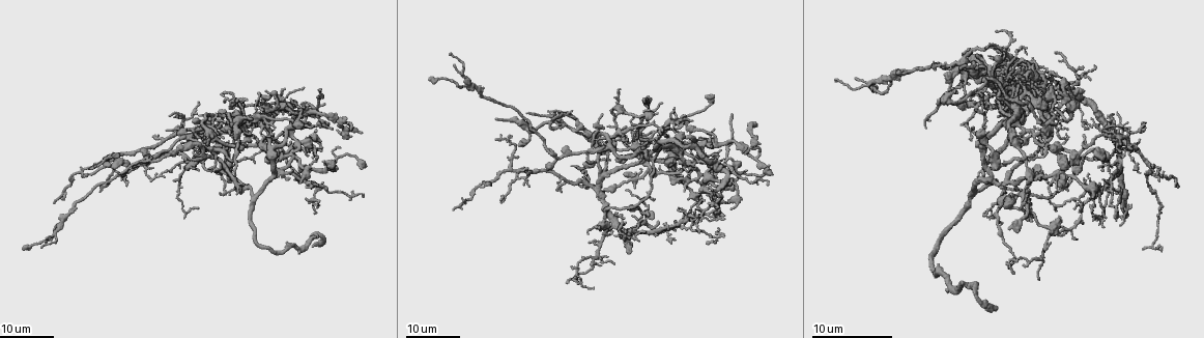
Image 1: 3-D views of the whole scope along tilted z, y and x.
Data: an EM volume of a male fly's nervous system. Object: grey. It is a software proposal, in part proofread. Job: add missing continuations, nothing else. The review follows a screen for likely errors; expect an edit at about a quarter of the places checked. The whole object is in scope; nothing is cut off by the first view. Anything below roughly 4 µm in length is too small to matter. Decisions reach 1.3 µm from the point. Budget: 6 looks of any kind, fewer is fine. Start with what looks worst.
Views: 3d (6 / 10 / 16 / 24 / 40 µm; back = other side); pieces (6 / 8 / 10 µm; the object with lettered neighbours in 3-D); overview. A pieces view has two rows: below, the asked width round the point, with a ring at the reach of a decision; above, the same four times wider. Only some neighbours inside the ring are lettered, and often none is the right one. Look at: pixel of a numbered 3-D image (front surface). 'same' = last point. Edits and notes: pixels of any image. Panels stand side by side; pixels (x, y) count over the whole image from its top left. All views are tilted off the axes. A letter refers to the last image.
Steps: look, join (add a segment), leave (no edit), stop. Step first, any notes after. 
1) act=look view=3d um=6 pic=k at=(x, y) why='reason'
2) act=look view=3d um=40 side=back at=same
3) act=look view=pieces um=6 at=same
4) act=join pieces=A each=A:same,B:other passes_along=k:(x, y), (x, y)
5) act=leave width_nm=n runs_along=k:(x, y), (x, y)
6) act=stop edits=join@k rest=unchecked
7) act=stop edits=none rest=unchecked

act=look view=3d um=24 pic=1 at=(90, 175) why='end of a long branch'

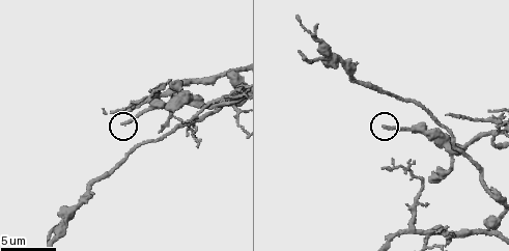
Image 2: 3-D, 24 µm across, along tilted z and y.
act=look view=pieces um=8 pic=2 at=(123, 125) why='what lies round it'

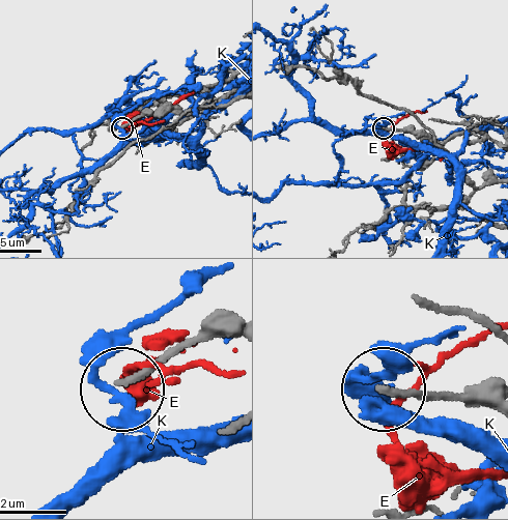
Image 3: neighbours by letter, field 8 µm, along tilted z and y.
act=leave each=E:other,K:other runs_along=3:(497, 411), (389, 390) found='none of them fits'

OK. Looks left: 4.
act=look view=3d um=16 pic=1 at=(622, 221) why='an open end'

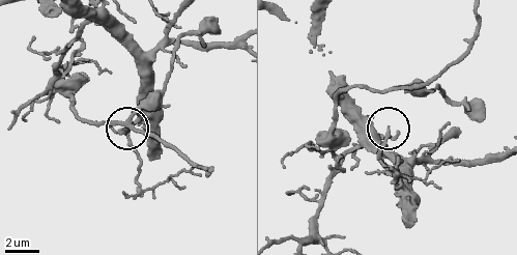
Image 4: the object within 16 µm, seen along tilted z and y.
act=look view=pieces um=6 pic=4 at=(127, 129)

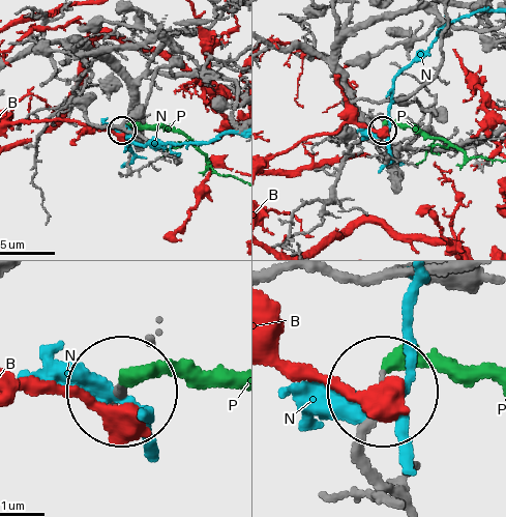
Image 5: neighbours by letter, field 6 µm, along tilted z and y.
act=join pieces=P width_nm=170 each=B:other,N:other,P:same found='it goes on there'

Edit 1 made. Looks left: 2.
act=stop edits=join@5 rest=unchecked

